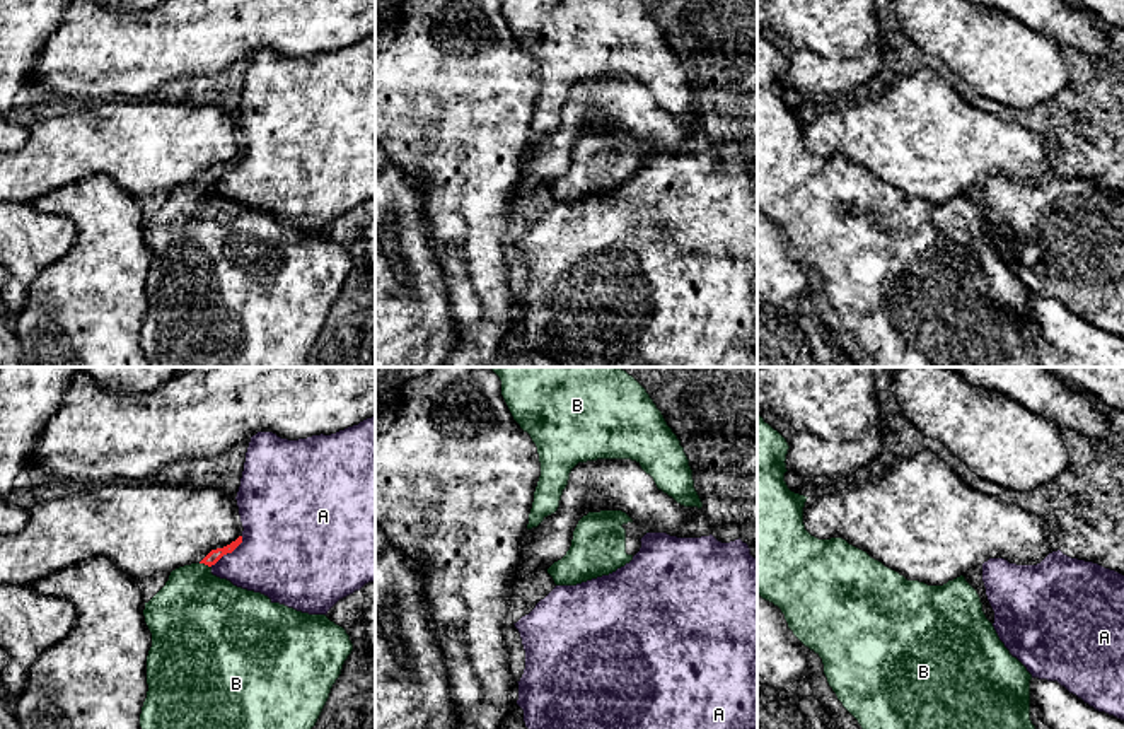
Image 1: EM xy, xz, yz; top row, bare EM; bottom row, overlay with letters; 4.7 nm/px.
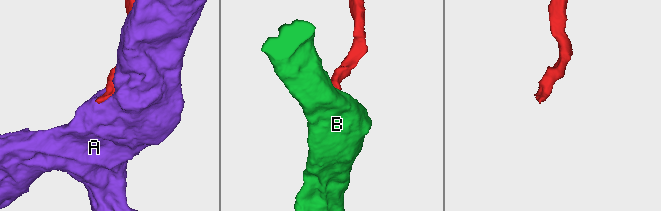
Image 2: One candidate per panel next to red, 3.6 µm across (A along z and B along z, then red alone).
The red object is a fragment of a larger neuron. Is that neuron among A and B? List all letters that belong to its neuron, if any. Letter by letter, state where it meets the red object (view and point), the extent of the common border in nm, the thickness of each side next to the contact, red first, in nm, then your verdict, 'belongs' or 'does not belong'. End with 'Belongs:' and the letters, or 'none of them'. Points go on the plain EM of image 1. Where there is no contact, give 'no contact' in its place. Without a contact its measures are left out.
A: xy (227, 169) | 220 nm | 60/380 nm | does not belong
B: xy (205, 181) | 60 nm | 60/420 nm | belongs
Belongs: B

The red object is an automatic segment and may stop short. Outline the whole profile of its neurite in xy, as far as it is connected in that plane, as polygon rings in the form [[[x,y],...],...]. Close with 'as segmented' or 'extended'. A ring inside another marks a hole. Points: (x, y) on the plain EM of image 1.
[[[242,154],[211,167],[200,181],[172,188],[165,203],[145,220],[152,265],[140,345],[147,367],[307,367],[312,345],[353,268],[346,248],[326,232],[297,229],[213,193],[211,184],[240,160]]]; extended

